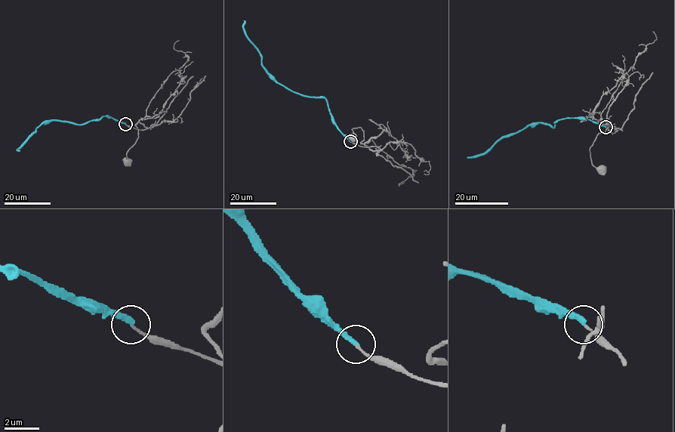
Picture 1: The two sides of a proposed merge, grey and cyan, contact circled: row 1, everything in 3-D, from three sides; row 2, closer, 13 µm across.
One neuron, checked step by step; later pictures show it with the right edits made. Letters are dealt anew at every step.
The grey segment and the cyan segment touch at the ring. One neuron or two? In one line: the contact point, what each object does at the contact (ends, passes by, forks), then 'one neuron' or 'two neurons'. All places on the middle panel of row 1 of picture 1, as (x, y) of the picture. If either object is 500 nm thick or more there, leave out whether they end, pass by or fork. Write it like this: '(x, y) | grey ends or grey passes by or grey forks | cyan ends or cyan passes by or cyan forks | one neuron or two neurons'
(350, 141) | grey ends | cyan ends | two neurons

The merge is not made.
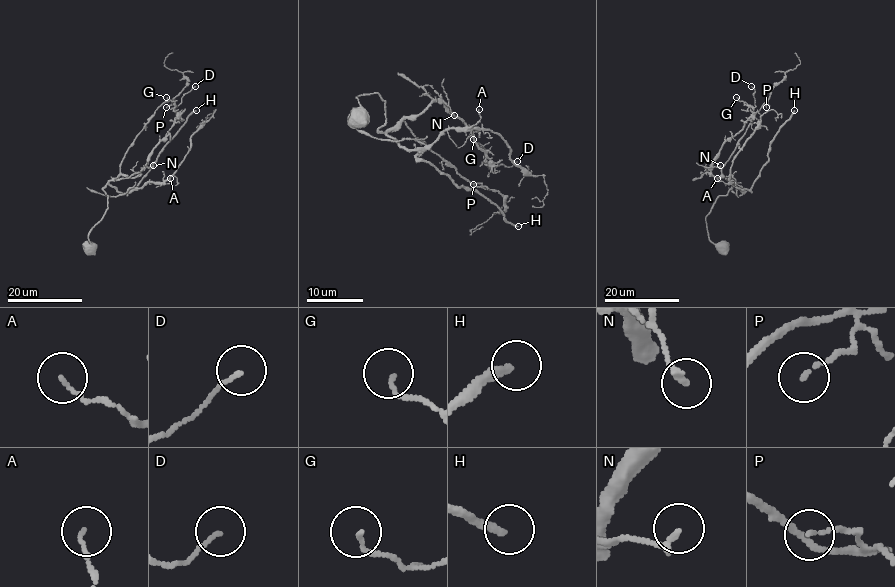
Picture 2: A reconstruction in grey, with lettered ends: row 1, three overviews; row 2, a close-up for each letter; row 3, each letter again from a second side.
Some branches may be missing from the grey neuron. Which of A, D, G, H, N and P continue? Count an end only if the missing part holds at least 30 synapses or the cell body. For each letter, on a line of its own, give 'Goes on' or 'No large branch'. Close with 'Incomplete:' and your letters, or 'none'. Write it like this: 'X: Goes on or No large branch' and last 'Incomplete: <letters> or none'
A: No large branch
D: No large branch
G: No large branch
H: Goes on
N: No large branch
P: No large branch
Incomplete: H

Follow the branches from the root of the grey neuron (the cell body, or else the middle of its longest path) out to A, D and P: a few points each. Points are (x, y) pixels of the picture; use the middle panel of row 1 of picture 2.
A: (360, 116), (356, 97), (377, 93), (385, 102), (378, 130), (420, 150), (448, 129), (469, 129), (479, 109)
D: (360, 116), (356, 97), (371, 93), (385, 102), (382, 132), (440, 101), (471, 132), (489, 167), (517, 161)
P: (360, 116), (356, 97), (377, 93), (385, 102), (378, 130), (403, 116), (434, 153), (482, 185), (473, 184)

